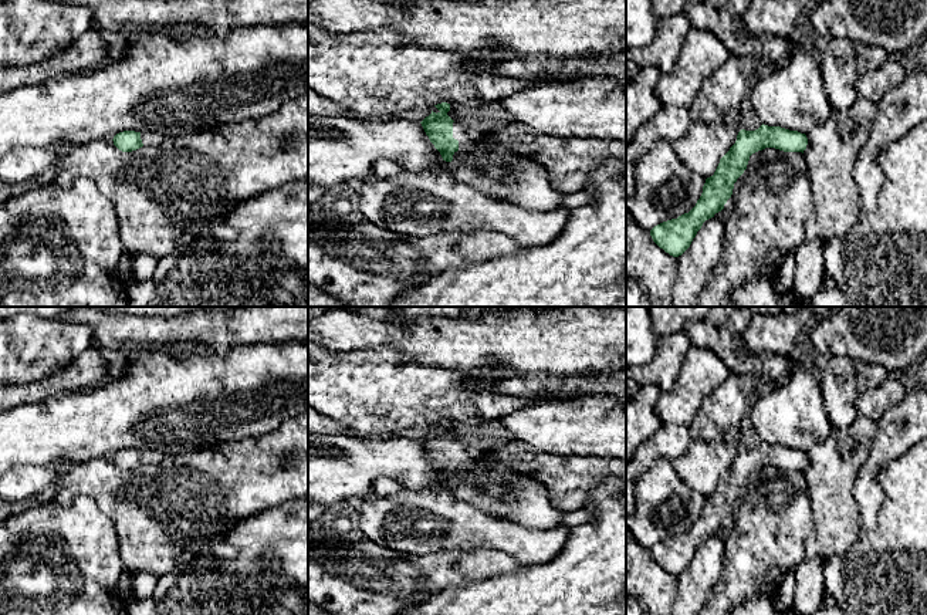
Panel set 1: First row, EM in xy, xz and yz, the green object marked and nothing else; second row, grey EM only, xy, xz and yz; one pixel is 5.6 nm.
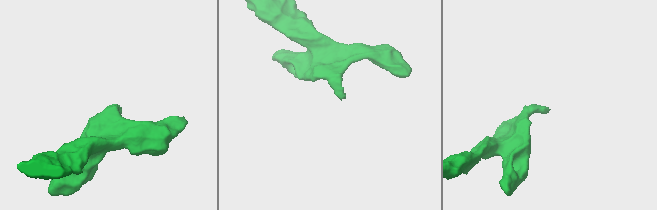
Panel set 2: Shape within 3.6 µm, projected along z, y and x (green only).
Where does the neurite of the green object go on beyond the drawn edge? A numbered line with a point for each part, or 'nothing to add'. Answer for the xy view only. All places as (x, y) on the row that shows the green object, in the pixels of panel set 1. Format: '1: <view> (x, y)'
1: xy (149, 138)

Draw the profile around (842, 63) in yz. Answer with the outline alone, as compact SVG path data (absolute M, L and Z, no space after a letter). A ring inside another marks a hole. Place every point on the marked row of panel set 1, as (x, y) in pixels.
M833 38L821 44L821 70L828 99L833 111L850 108L856 99L856 81L867 71L879 68L889 54L879 45Z

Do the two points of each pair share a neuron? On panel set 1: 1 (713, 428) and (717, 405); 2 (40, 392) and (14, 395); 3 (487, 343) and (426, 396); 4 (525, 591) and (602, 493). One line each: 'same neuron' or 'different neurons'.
1: same neuron
2: same neuron
3: different neurons
4: same neuron

